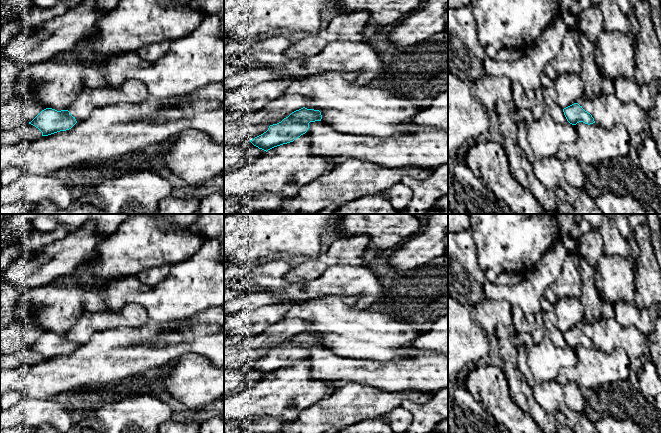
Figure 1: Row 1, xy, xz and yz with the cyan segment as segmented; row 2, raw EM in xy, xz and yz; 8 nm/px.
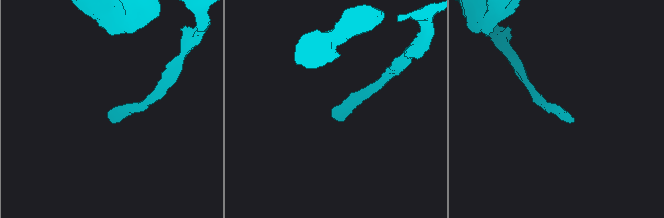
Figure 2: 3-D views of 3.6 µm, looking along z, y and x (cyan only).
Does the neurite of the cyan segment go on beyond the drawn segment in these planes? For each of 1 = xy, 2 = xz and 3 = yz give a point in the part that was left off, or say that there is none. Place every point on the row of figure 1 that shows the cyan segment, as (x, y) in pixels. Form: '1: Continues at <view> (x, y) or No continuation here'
1: No continuation here
2: No continuation here
3: No continuation here

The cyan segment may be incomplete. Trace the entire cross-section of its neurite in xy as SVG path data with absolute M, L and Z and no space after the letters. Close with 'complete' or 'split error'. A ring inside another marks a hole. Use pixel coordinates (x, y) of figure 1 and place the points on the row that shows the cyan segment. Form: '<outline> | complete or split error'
M52 108L42 110L29 124L48 136L60 131L71 129L77 123L75 117L68 110L57 111Z | complete

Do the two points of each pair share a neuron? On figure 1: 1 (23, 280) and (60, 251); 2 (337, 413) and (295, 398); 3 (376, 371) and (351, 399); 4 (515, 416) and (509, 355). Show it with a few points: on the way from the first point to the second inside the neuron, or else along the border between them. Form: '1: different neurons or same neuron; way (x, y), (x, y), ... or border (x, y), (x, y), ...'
1: same neuron; way (33, 278), (37, 277), (53, 261)
2: different neurons; border (332, 392), (307, 406), (295, 419)
3: different neurons; border (341, 386), (357, 382), (387, 390)
4: different neurons; border (506, 380), (508, 393), (511, 398), (531, 418)

